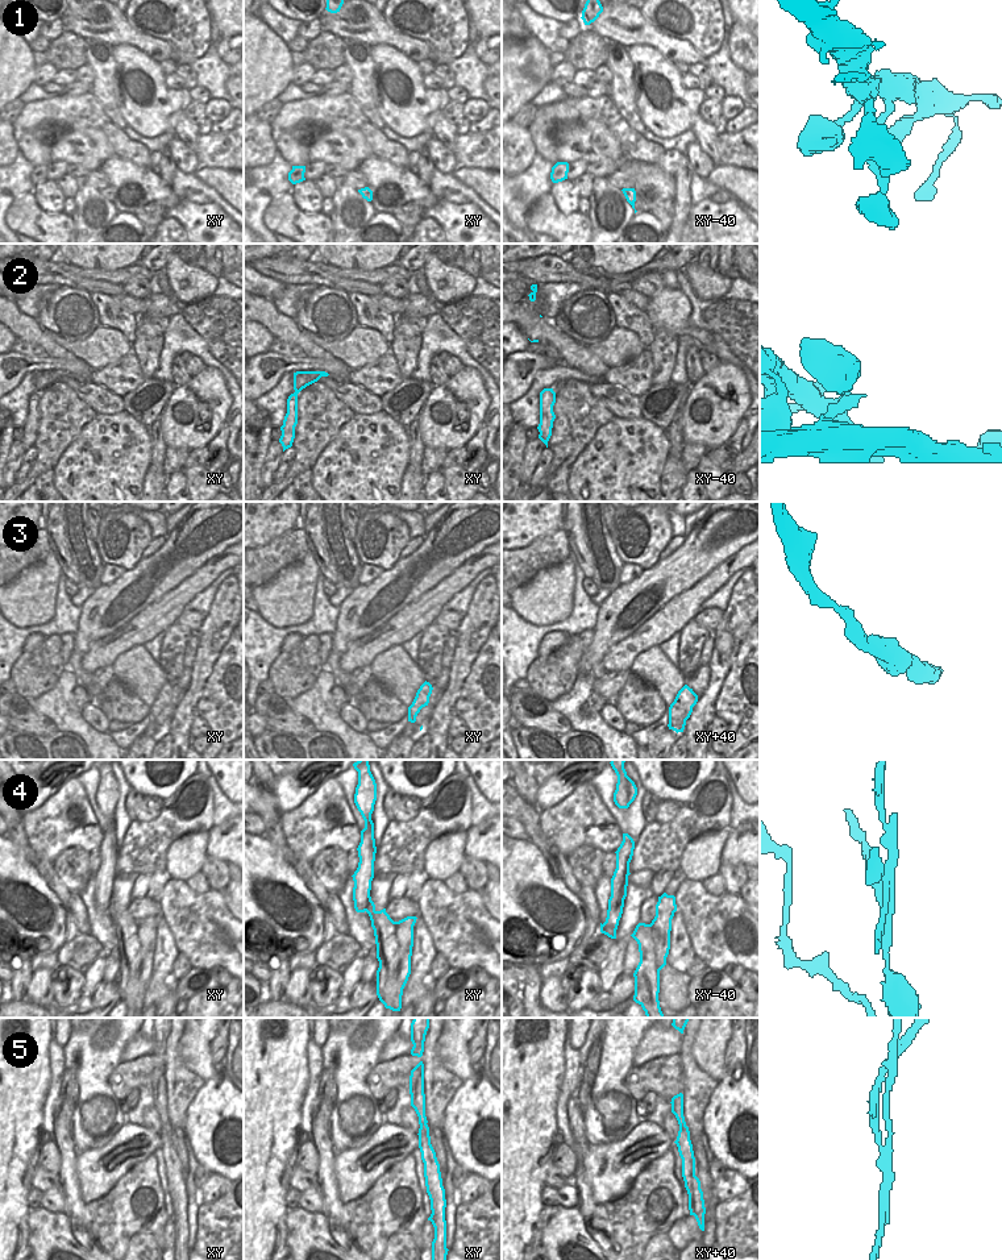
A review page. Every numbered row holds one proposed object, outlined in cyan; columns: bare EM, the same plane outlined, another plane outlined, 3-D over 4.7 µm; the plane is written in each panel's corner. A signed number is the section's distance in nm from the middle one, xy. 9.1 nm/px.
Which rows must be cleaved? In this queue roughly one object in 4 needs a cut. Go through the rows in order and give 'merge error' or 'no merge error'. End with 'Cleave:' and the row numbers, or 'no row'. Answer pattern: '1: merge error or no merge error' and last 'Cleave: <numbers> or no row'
1: no merge error
2: no merge error
3: no merge error
4: merge error
5: merge error
Cleave: 4, 5

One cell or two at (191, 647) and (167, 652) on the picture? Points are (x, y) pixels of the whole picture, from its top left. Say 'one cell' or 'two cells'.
two cells

